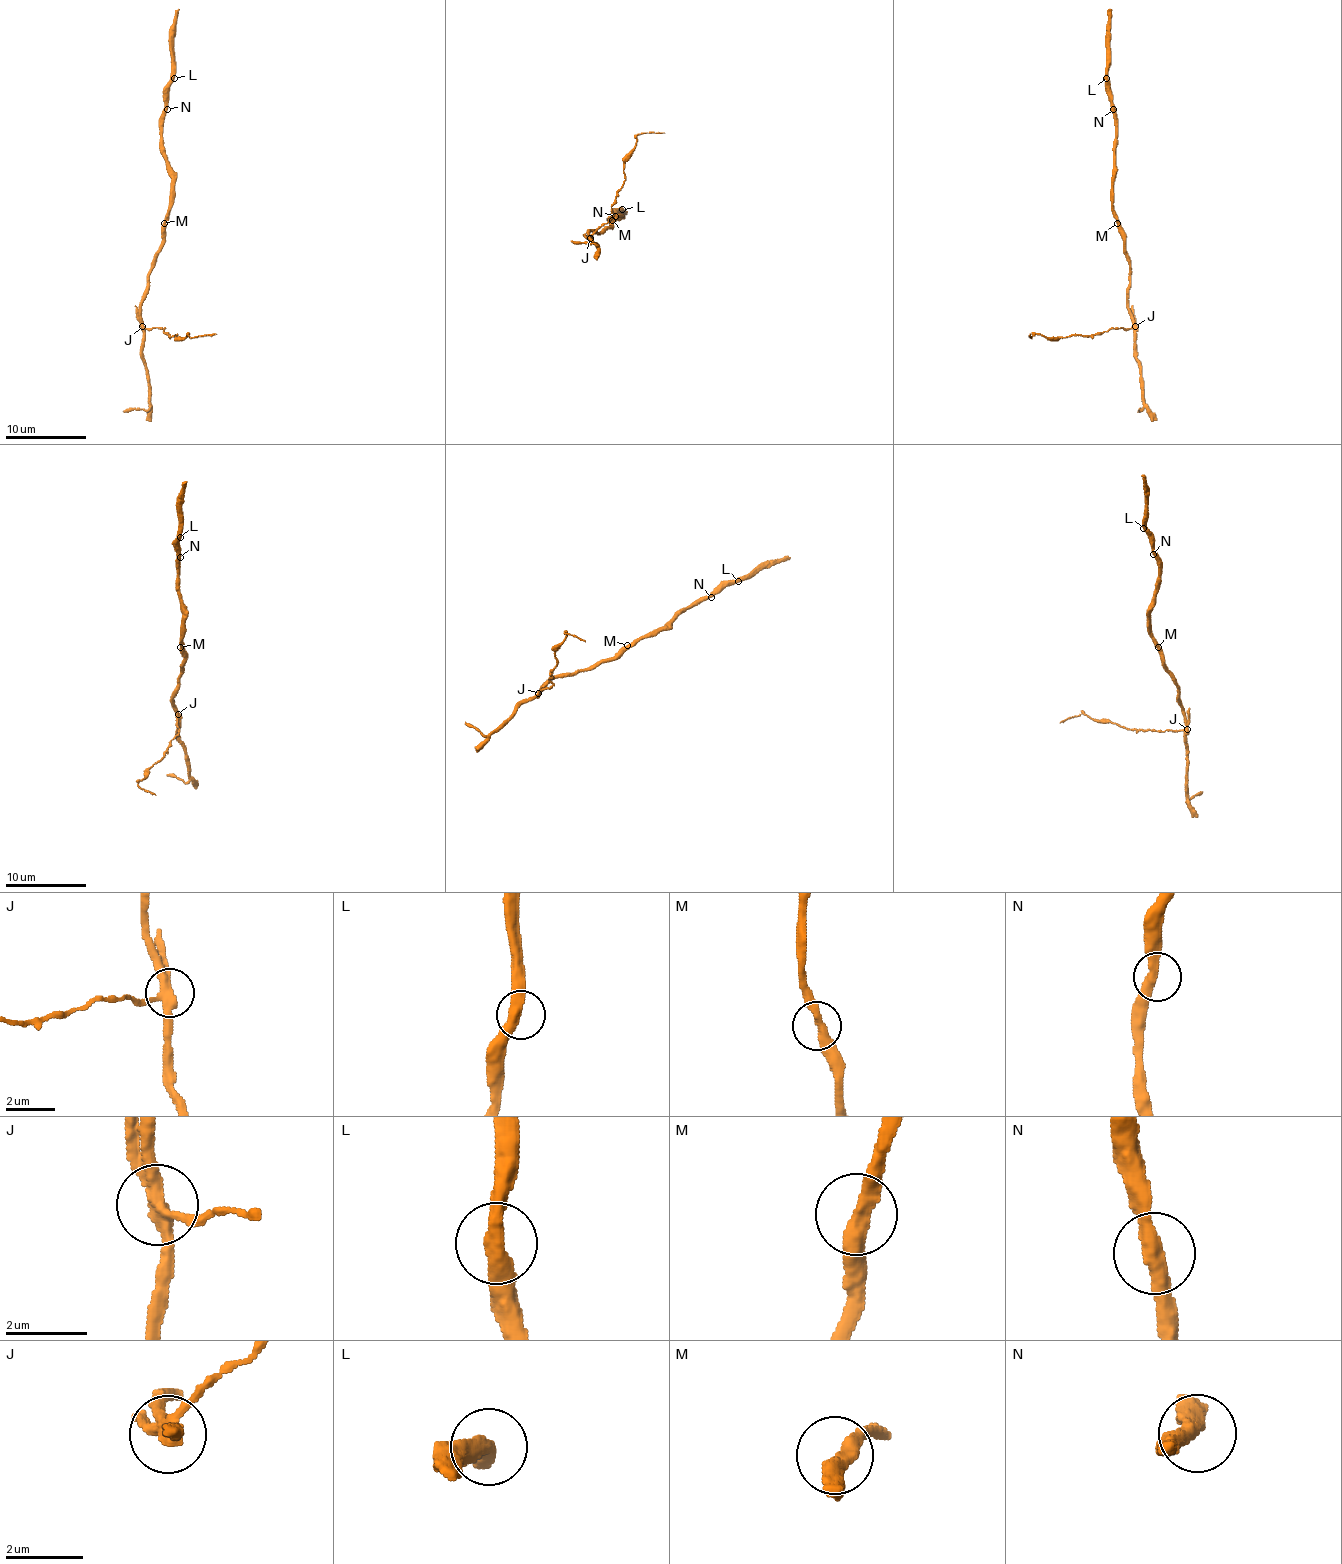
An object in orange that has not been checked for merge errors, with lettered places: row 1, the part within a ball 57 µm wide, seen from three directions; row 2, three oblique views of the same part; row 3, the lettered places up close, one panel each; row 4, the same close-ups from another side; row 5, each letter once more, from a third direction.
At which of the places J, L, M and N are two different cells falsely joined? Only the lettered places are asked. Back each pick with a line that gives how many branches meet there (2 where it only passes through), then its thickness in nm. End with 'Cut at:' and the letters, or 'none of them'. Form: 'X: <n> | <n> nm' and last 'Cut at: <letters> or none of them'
J: 3 | 320 nm
Cut at: J

